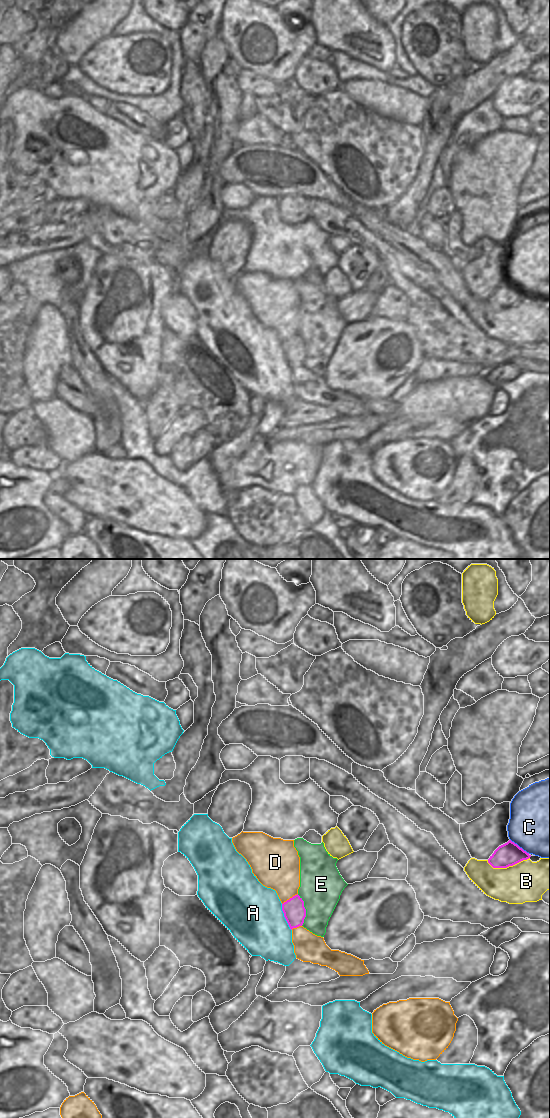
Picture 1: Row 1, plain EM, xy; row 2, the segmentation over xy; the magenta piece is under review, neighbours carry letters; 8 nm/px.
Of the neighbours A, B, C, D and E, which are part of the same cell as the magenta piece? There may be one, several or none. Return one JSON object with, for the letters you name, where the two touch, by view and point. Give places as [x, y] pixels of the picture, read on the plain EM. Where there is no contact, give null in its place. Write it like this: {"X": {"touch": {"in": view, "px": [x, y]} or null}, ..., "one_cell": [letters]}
{"one_cell": []}

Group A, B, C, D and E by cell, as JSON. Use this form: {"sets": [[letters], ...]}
{"sets": [["A"], ["B"], ["C"], ["D"], ["E"]]}

